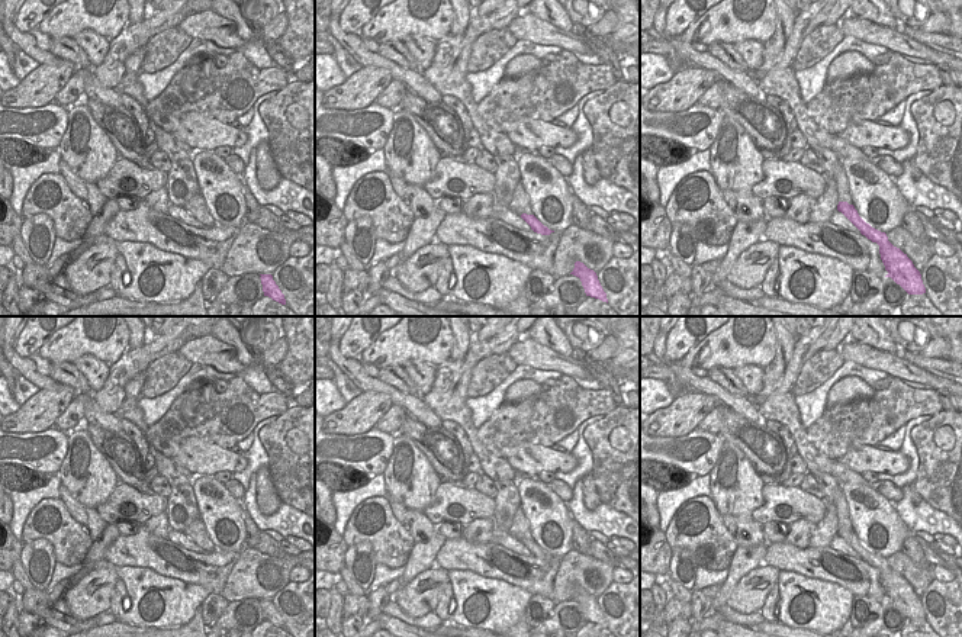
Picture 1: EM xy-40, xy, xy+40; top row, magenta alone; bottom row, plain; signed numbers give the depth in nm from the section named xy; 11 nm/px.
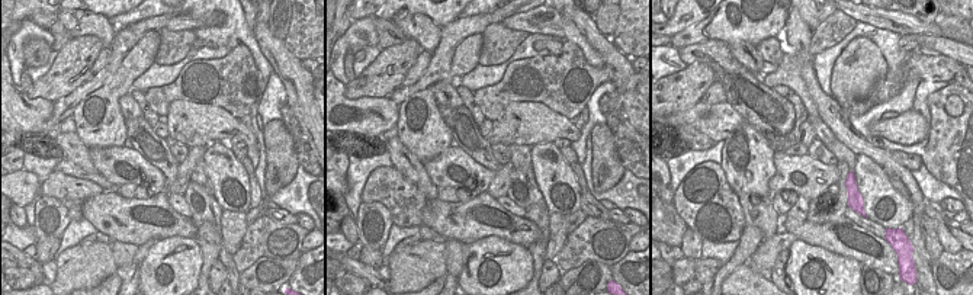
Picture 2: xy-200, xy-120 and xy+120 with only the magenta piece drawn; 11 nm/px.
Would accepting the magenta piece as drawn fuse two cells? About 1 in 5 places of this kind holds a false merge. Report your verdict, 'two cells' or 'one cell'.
one cell

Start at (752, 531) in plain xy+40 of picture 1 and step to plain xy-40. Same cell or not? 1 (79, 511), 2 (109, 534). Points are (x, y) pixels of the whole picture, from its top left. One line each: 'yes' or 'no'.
1: yes
2: no

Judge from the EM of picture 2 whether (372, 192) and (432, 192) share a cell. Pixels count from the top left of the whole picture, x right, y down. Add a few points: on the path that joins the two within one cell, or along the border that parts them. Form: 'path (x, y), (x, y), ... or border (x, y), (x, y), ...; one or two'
border (397, 169), (427, 201); two

